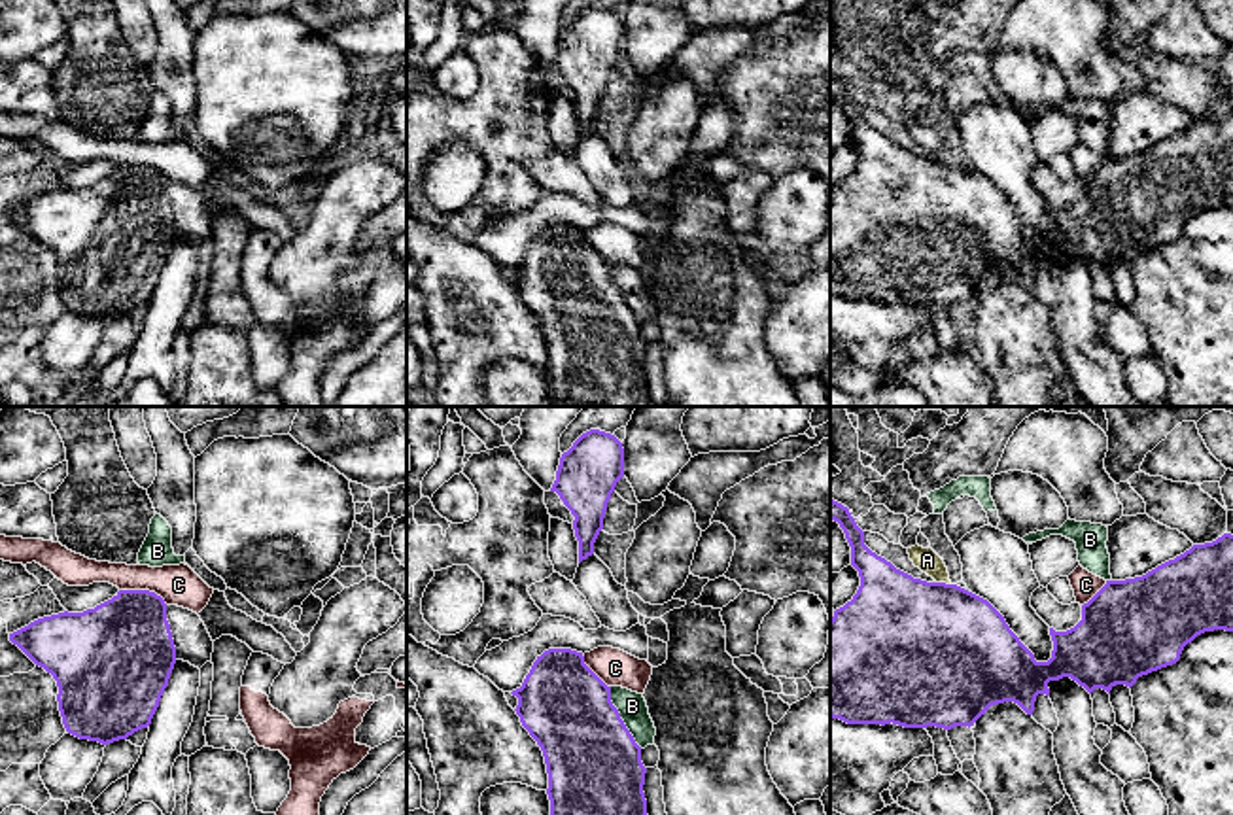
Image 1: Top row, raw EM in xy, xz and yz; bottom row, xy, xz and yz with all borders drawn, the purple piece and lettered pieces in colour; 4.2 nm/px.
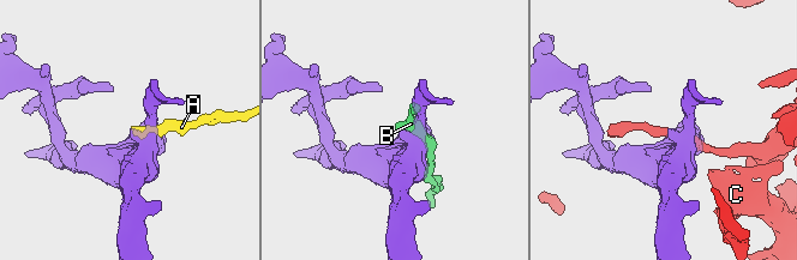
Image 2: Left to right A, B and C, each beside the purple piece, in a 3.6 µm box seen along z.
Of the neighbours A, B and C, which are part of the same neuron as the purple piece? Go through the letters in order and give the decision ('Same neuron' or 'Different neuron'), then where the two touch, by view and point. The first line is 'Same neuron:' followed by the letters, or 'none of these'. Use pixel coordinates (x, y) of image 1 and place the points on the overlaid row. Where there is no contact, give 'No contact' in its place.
Same neuron: C
A: Different neuron. Touches purple at yz (944, 583)
B: Different neuron. Touches purple at xz (619, 717)
C: Same neuron. Touches purple at xy (144, 590)

